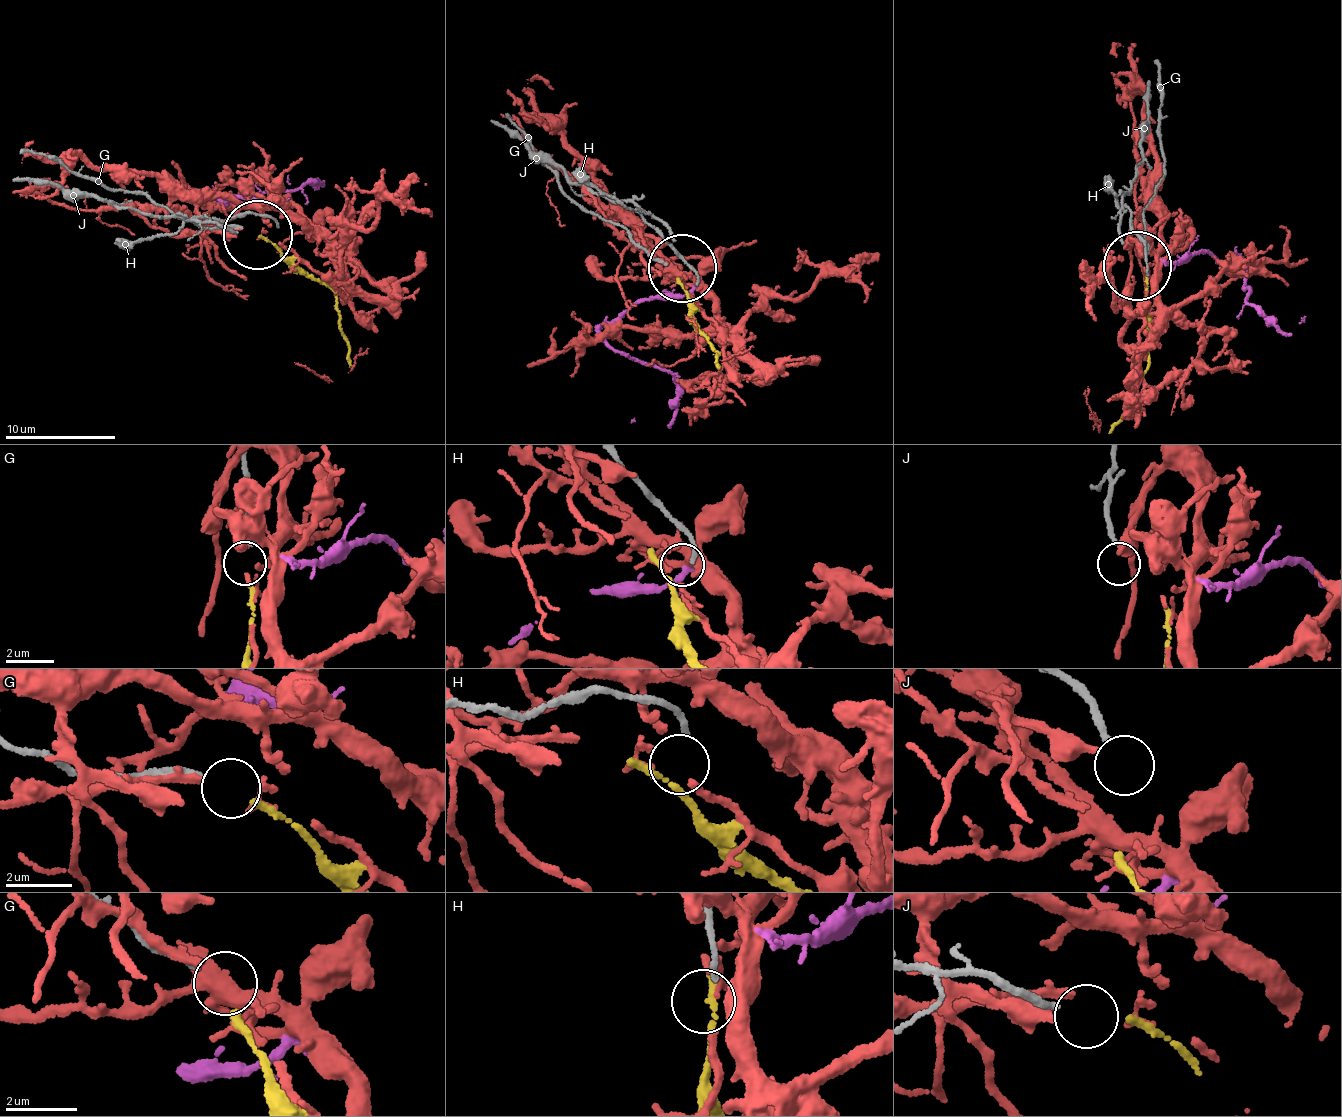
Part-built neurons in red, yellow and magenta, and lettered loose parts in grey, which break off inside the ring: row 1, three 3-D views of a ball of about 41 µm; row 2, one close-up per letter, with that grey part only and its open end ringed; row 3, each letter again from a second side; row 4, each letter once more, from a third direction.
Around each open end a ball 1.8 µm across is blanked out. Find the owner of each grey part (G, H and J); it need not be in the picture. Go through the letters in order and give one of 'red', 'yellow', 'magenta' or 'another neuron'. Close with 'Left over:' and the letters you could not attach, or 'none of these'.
G: yellow
H: another neuron
J: another neuron
Left over: H, J

